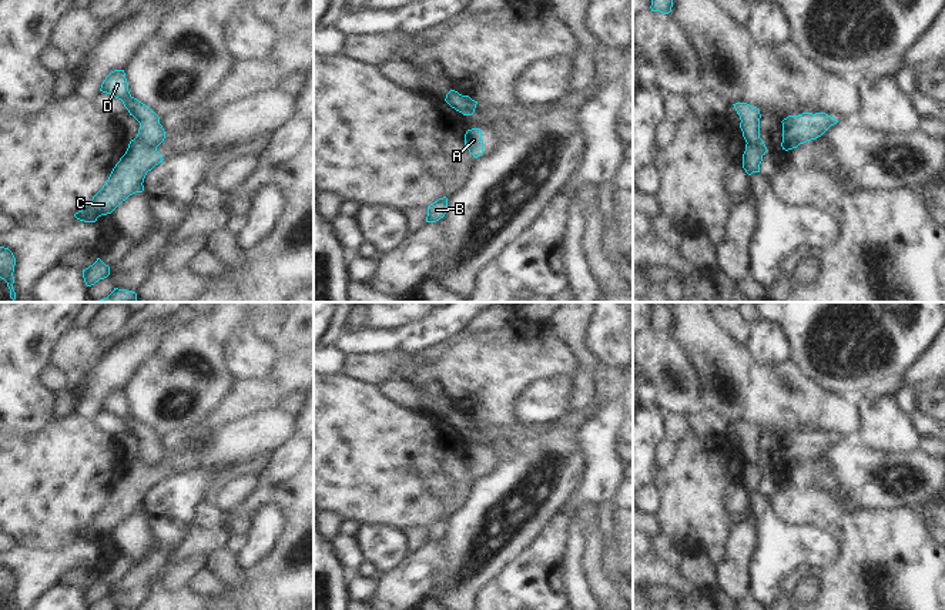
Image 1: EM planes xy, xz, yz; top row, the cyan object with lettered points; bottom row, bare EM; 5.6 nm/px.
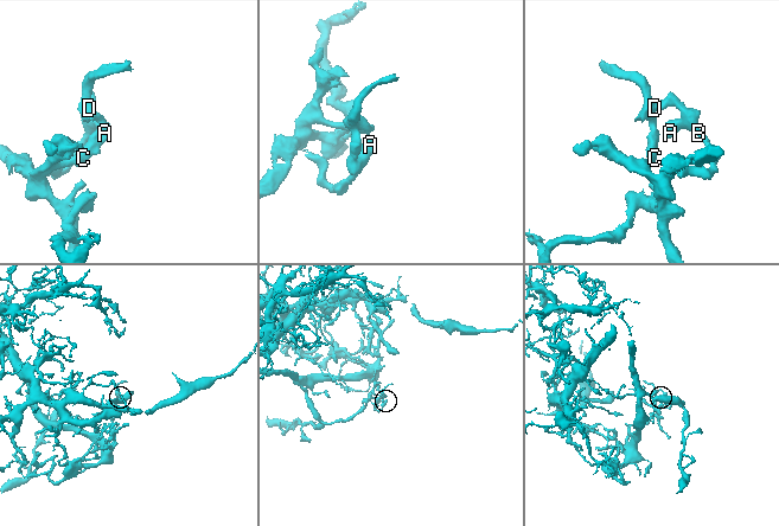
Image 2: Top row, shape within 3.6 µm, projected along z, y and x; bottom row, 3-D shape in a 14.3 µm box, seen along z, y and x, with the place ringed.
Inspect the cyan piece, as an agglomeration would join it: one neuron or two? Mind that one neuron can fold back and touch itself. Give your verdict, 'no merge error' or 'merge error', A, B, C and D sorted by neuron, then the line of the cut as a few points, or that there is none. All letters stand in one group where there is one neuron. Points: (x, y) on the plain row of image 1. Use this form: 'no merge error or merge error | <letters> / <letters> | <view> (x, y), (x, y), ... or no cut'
merge error | A B D / C | xy (136, 456), (156, 468)

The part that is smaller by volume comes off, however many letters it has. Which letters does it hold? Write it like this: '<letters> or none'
A, B, D

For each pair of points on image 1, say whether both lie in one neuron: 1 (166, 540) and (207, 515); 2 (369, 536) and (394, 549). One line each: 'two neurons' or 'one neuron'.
1: two neurons
2: one neuron

